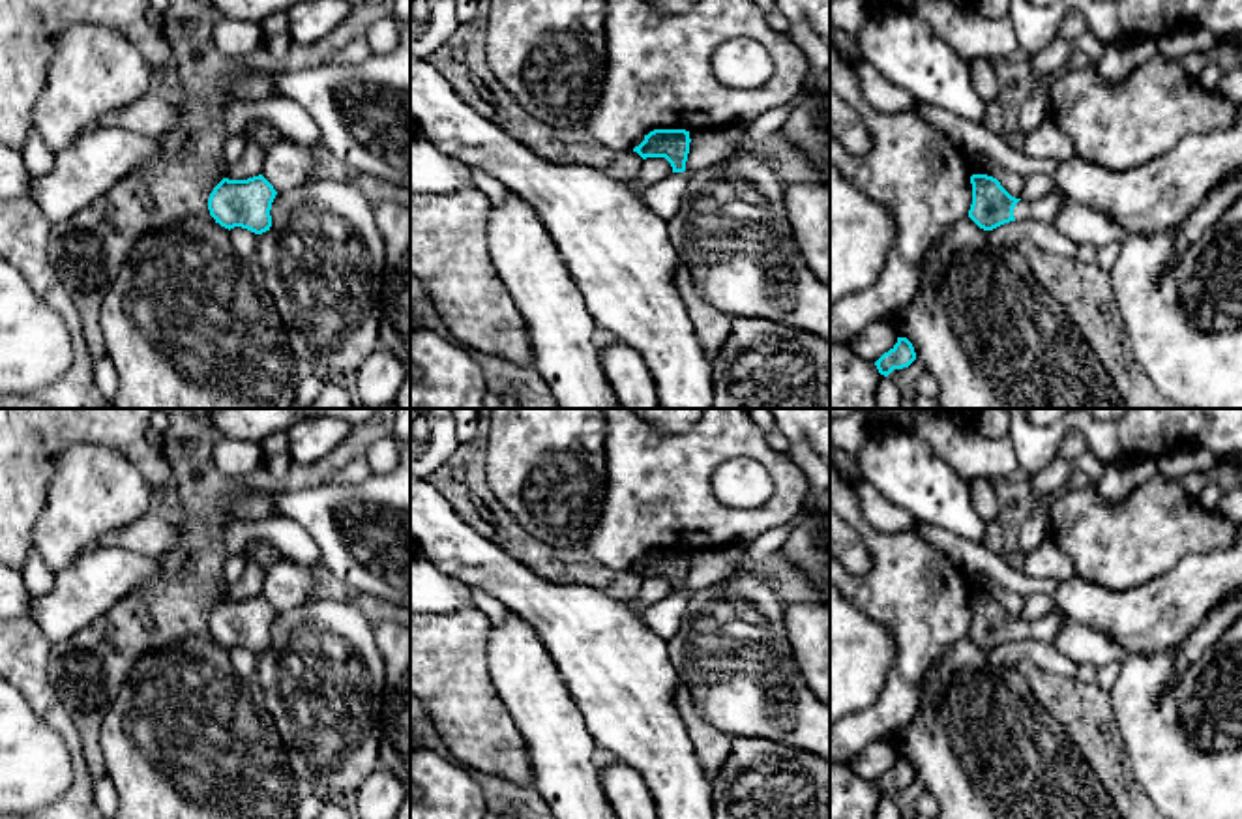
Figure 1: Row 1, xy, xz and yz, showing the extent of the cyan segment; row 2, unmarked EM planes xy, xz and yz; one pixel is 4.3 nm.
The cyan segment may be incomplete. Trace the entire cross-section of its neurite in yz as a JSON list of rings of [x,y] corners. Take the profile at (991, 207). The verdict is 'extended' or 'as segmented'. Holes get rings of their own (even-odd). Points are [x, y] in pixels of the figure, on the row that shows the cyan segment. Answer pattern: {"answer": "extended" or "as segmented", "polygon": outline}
{"answer": "extended", "polygon": [[[972,174],[972,204],[968,217],[983,231],[1010,221],[1036,221],[1053,225],[1062,210],[1062,195],[1053,191],[1038,201],[1012,197],[997,178]]]}

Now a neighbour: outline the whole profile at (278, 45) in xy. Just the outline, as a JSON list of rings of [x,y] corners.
[[[287,34],[264,36],[262,49],[268,52],[270,60],[281,60],[288,54],[292,39]]]

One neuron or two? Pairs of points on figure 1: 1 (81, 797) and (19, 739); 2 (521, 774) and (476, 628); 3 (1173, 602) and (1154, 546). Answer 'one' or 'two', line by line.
1: two
2: one
3: two

